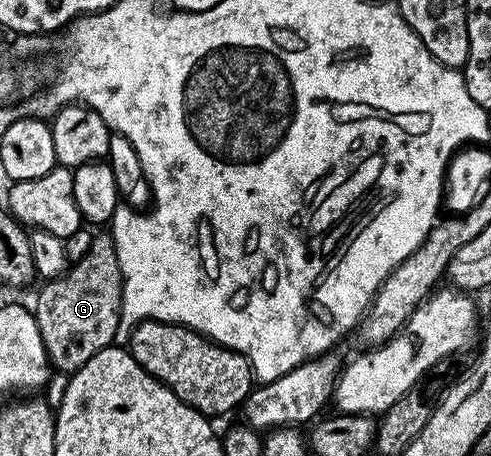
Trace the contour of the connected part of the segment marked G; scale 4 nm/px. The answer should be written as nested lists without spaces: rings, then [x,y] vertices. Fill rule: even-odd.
[[[108,232],[94,234],[89,253],[83,259],[76,260],[67,272],[56,279],[48,280],[41,286],[33,312],[43,339],[50,366],[65,373],[74,374],[86,361],[102,348],[114,344],[117,325],[120,323],[119,309],[123,297],[123,274],[117,261],[115,243]]]

